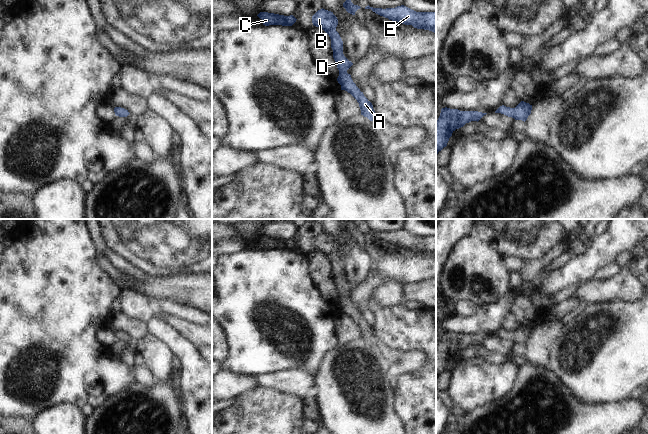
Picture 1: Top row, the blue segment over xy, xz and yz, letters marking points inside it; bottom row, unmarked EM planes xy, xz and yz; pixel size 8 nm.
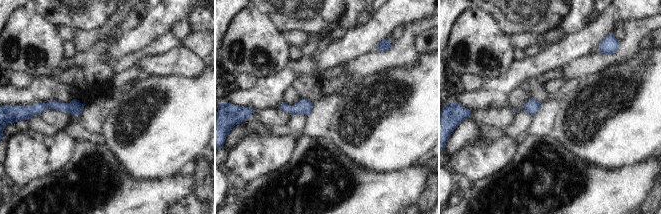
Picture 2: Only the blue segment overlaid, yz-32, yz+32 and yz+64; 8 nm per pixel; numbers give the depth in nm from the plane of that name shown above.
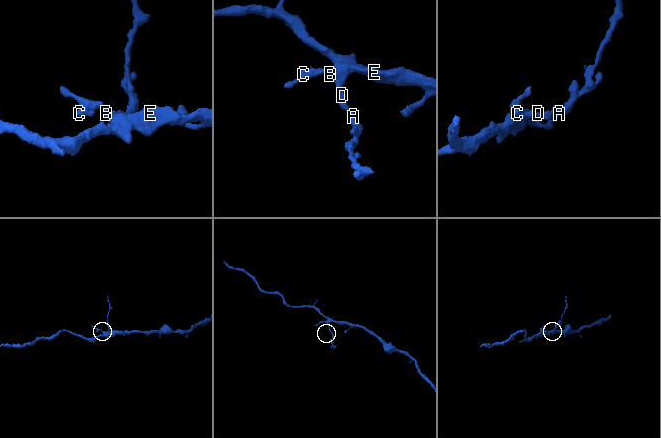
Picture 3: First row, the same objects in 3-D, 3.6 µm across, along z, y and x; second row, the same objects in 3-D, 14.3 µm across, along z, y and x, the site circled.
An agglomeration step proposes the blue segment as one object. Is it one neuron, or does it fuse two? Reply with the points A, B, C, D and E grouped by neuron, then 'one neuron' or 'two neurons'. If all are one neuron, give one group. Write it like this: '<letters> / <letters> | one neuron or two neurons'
A B C D E | one neuron

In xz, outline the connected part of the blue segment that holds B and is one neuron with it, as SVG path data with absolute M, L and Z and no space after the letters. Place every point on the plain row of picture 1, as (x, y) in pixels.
M320 233L312 240L314 250L323 253L331 263L331 272L333 274L333 282L339 294L337 302L341 309L341 314L350 317L359 327L361 339L367 341L370 345L377 346L377 339L373 333L372 327L364 320L363 316L353 306L351 299L347 294L353 289L343 278L343 265L336 255L338 243L333 236Z

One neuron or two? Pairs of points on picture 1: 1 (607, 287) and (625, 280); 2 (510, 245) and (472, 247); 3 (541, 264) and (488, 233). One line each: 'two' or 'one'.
1: one
2: two
3: two

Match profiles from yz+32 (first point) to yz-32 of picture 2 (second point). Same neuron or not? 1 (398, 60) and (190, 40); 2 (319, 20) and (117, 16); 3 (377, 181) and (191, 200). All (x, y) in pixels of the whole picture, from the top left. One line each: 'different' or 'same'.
1: different
2: different
3: different

